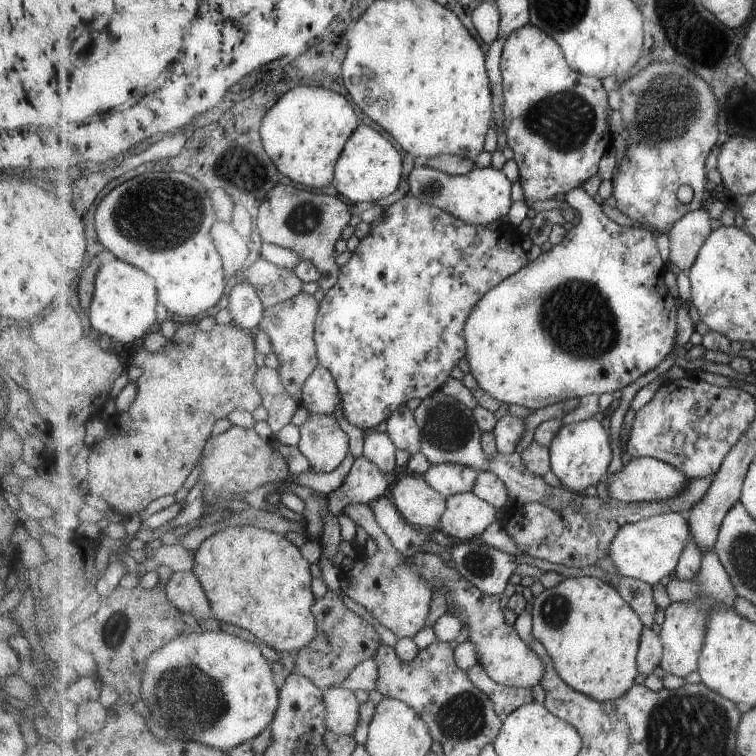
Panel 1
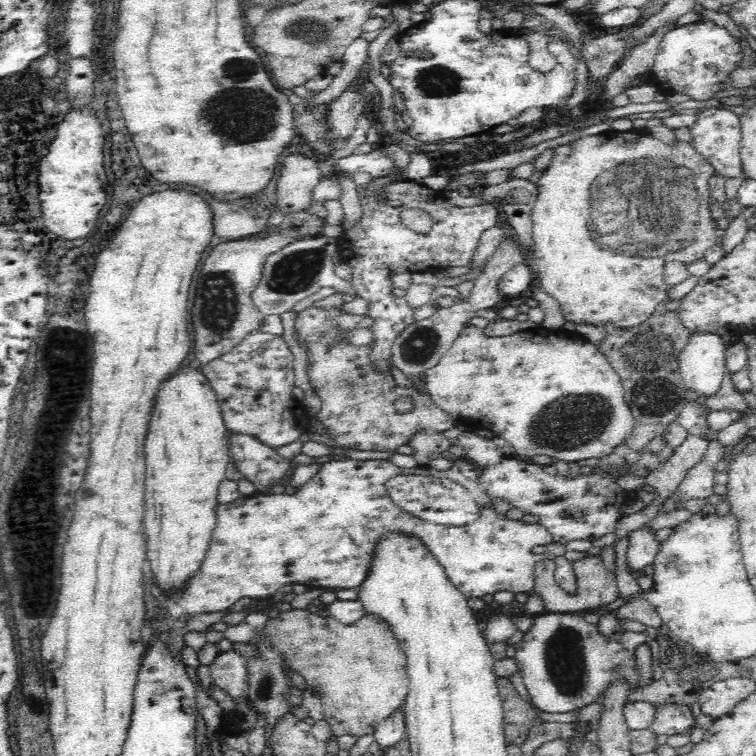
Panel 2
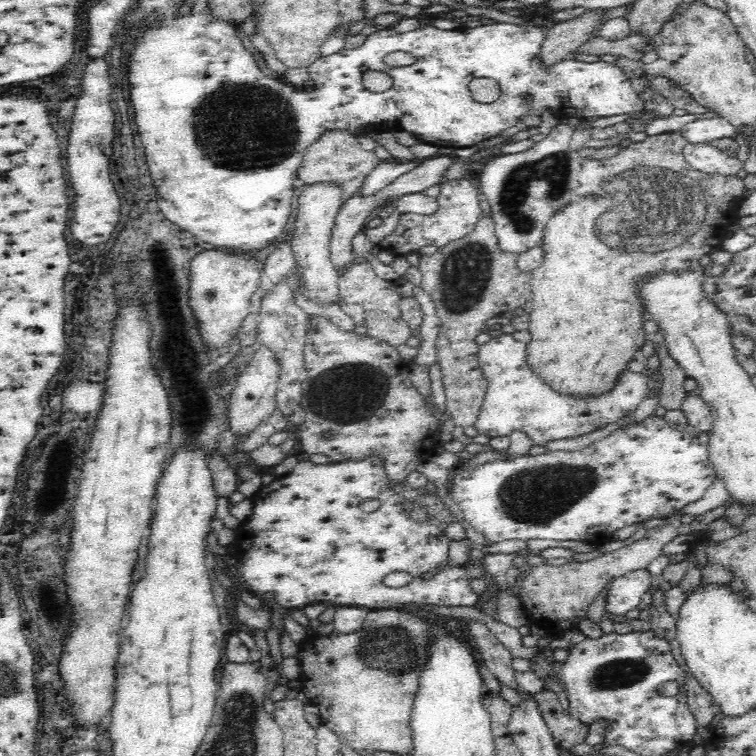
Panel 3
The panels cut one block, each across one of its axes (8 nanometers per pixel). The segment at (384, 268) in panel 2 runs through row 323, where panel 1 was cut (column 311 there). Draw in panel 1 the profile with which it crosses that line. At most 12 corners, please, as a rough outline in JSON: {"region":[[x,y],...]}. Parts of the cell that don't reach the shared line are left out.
{"region":[[318,365],[303,386],[309,412],[343,410],[334,376]]}

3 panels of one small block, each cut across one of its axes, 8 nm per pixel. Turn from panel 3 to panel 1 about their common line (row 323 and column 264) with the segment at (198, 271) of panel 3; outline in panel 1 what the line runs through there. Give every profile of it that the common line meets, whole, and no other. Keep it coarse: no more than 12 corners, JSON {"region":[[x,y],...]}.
{"region":[[270,190],[256,224],[337,284],[335,244],[351,222],[337,196]]}

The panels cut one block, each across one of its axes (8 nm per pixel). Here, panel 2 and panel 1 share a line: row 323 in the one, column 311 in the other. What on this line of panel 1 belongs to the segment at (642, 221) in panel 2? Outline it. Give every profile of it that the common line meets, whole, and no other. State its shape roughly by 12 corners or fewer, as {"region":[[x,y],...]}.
{"region":[[228,527],[194,552],[219,622],[277,652],[317,638],[313,567]]}

